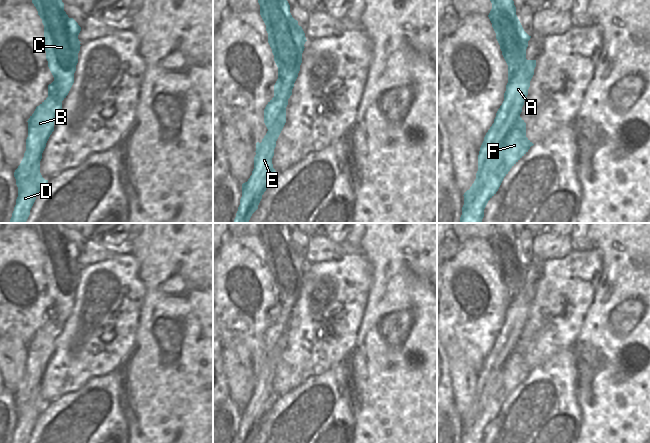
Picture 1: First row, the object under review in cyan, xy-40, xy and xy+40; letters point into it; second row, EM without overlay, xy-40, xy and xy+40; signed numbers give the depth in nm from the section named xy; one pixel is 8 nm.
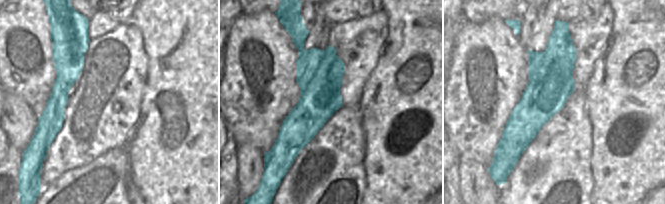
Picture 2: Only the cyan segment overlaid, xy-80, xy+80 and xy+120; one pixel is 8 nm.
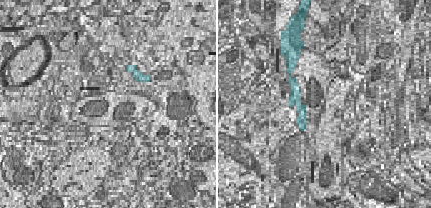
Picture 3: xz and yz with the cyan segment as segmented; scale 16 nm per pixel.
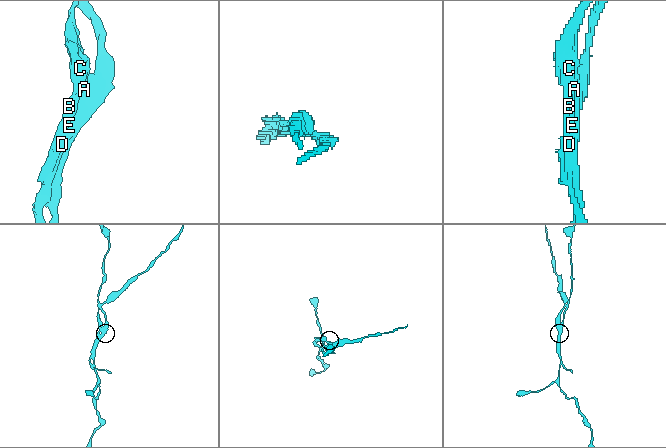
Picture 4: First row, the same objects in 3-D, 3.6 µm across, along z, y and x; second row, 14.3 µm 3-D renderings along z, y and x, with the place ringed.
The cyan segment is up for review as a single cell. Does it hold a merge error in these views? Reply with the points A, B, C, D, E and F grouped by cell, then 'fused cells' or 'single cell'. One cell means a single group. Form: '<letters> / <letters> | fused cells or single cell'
A B C D E / F | fused cells

